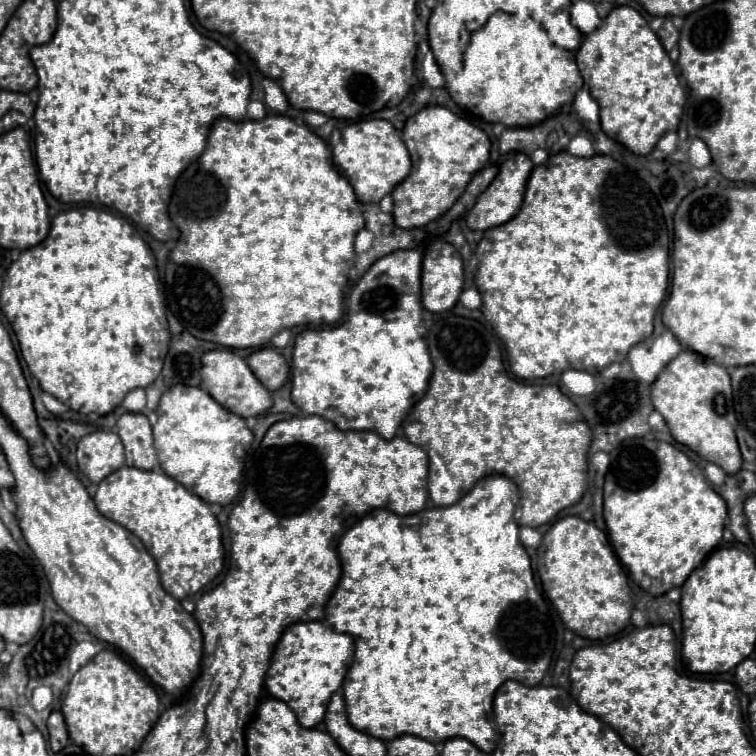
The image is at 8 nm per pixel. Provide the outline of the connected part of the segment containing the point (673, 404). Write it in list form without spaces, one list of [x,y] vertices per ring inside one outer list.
[[[683,350],[651,384],[651,402],[655,410],[663,414],[673,438],[679,444],[689,446],[705,460],[721,466],[727,474],[741,470],[741,452],[735,438],[731,378],[723,366],[693,350]]]

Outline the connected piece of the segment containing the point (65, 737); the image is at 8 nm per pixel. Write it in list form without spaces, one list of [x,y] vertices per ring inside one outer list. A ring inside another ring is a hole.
[[[53,712],[47,720],[47,728],[49,728],[49,744],[53,752],[63,750],[69,744],[69,734],[67,734],[67,726],[63,720],[61,712]]]

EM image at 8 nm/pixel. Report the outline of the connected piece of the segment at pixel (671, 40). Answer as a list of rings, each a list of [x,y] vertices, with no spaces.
[[[667,18],[665,22],[663,22],[663,26],[657,30],[657,36],[659,36],[659,40],[663,42],[663,48],[667,50],[667,52],[671,52],[675,46],[677,46],[677,42],[679,42],[679,30],[673,26],[673,22]]]

